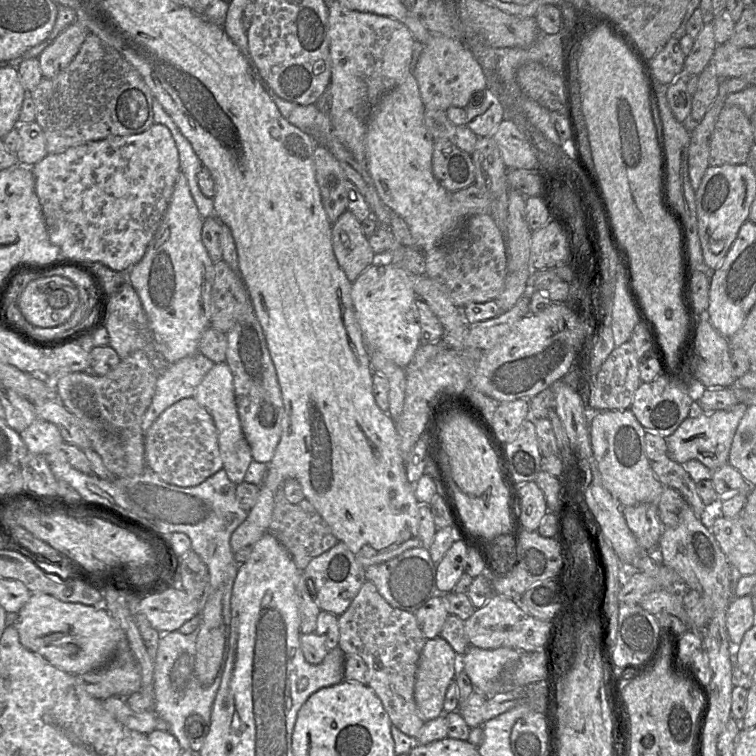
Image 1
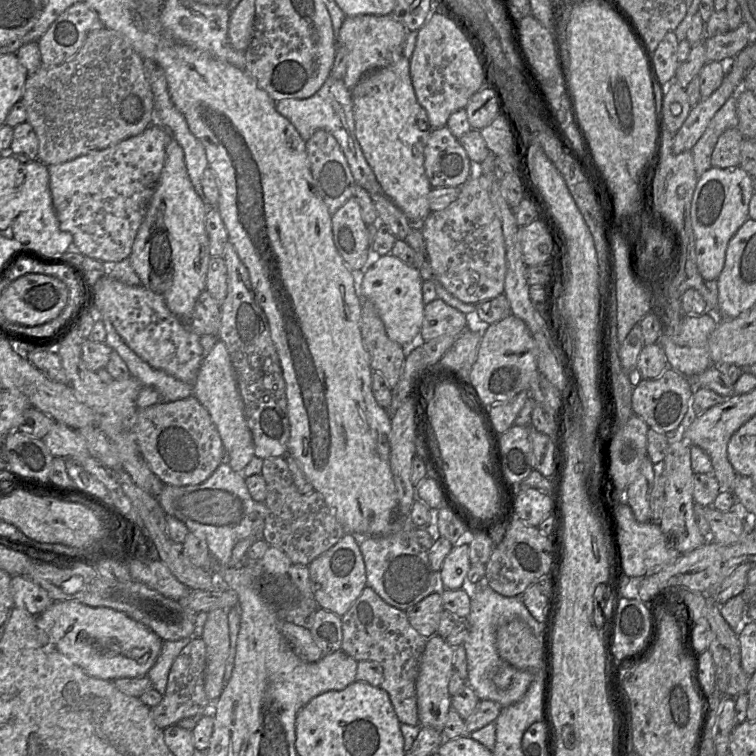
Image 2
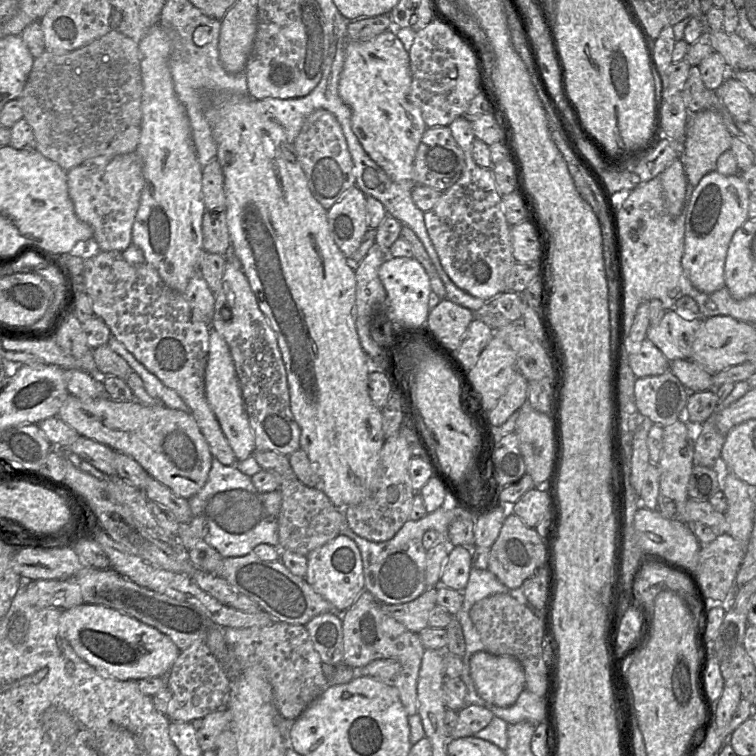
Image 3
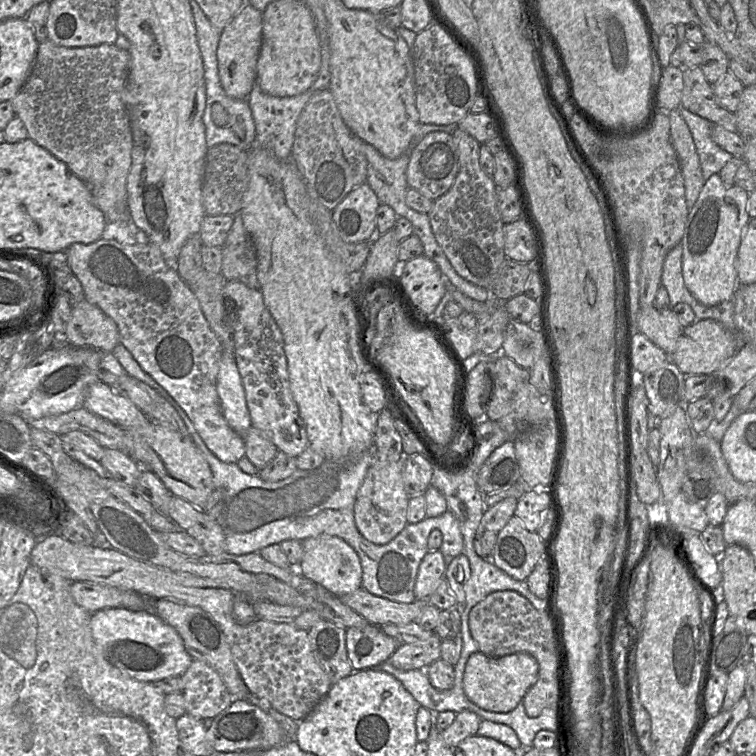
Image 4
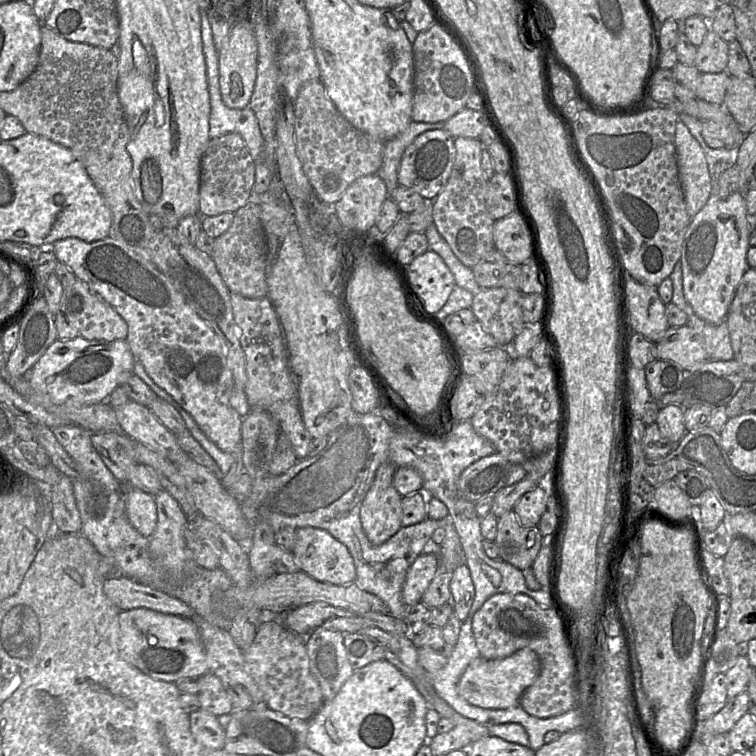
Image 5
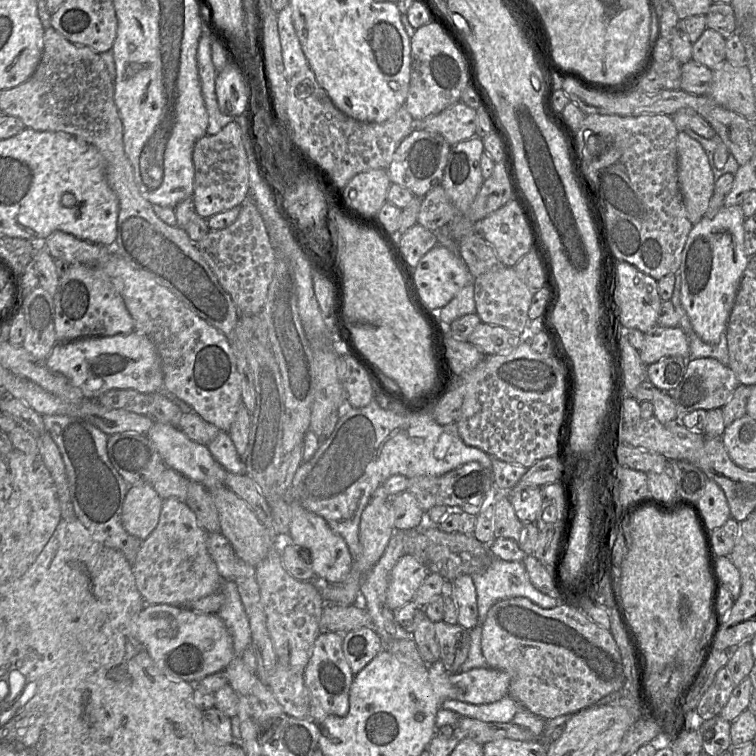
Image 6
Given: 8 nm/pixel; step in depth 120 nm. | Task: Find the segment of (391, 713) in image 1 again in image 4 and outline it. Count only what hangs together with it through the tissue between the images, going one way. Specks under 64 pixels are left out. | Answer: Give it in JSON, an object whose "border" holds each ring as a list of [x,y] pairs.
{"border":[[[367,624],[362,628],[347,628],[345,645],[353,671],[360,671],[386,662],[400,643],[386,635],[379,626]]]}

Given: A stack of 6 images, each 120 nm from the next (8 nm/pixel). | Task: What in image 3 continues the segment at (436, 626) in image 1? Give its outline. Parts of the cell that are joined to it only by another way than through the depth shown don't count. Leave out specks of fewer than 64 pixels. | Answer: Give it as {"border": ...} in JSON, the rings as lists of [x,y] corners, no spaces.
{"border":[[[427,588],[419,597],[404,604],[382,603],[381,609],[385,614],[404,625],[413,633],[420,633],[428,626],[428,618],[432,609],[437,605],[437,588]]]}

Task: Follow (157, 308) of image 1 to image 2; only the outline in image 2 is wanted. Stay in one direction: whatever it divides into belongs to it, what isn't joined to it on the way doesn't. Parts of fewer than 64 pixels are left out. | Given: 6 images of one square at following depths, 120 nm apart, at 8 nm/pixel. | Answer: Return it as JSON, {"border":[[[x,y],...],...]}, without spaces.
{"border":[[[171,137],[158,185],[129,258],[141,285],[159,296],[168,309],[187,325],[198,297],[206,290],[207,272],[212,258],[205,228],[207,212],[207,205],[189,178],[183,150]]]}

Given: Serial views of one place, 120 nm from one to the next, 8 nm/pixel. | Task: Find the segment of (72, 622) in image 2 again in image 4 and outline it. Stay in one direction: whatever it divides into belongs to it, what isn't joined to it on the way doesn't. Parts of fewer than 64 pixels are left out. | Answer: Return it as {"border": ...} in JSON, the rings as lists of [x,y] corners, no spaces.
{"border":[[[126,608],[98,610],[91,614],[90,628],[95,645],[107,662],[123,675],[138,681],[151,683],[179,677],[193,661],[175,628],[147,611]]]}

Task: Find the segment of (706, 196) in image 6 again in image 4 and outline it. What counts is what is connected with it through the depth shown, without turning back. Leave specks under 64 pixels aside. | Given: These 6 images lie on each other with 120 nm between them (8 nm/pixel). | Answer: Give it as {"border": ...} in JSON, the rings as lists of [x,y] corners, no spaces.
{"border":[[[677,109],[668,113],[670,119],[670,138],[682,171],[686,204],[689,210],[694,206],[705,180],[702,175],[699,156],[692,134]]]}

